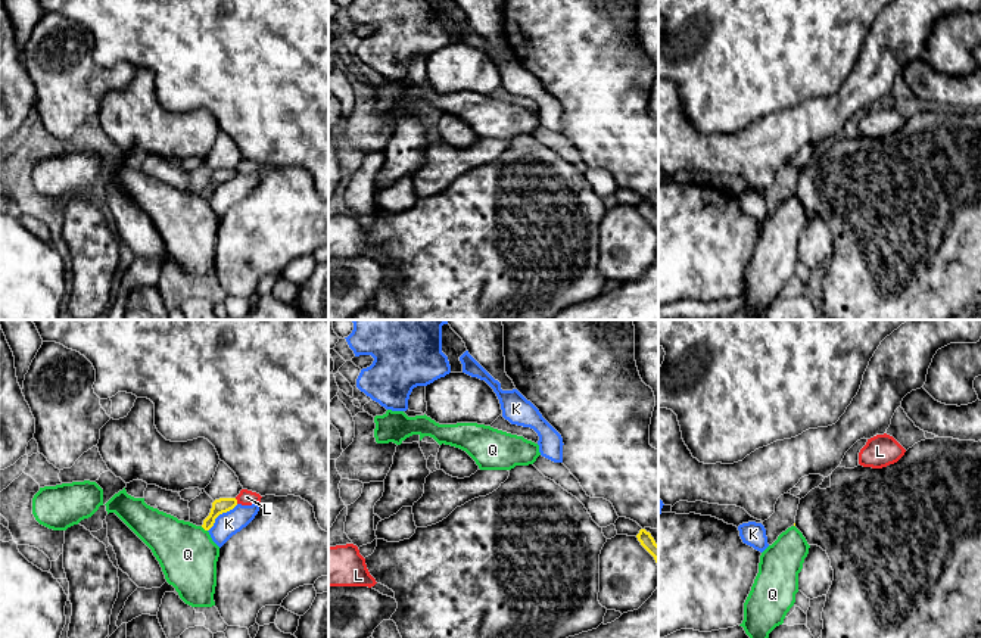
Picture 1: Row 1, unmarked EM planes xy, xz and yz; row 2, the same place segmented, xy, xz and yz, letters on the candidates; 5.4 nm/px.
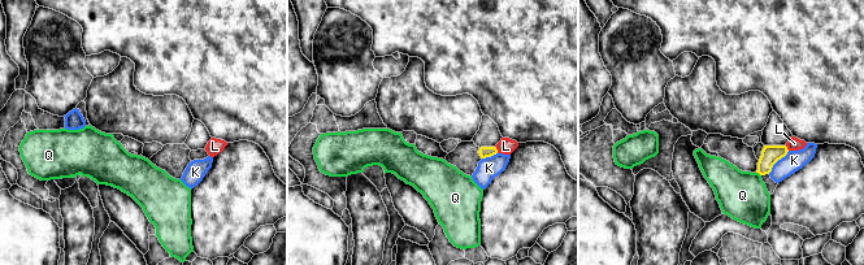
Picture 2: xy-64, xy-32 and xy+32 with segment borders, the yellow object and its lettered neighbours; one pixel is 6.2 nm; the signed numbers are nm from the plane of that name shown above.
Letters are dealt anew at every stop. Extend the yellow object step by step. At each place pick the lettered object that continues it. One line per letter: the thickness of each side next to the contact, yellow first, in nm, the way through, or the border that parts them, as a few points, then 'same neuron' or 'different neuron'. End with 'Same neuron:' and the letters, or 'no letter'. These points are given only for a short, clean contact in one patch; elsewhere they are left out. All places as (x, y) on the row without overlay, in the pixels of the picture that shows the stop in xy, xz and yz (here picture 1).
K: 80/130 nm | along xy (237, 174), (223, 181), (208, 201) | different neuron
L: 80/80 nm | along xy (234, 168), (237, 173) | different neuron
Q: 80/320 nm | along xy (201, 196), (206, 201) | different neuron
Same neuron: no letter

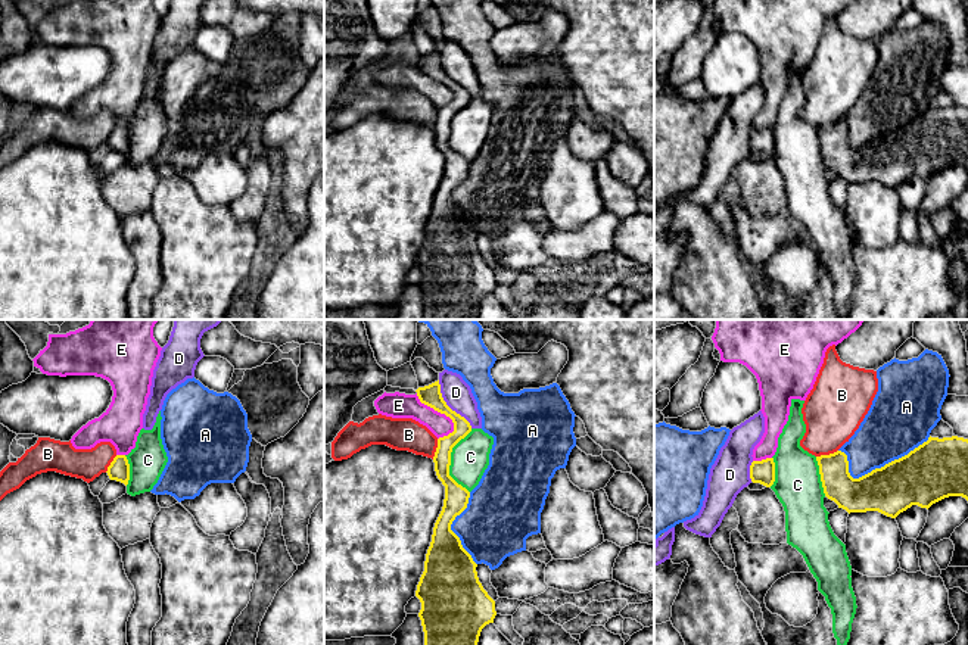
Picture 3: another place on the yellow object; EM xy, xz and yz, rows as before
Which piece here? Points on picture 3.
A: 300/320 nm | different neuron
B: 180/320 nm | along yz (837, 120), (816, 127) | different neuron
C: 130/200 nm | along xz (472, 99), (453, 118), (450, 136), (450, 145), (469, 162) | different neuron
D: 120/160 nm | along xz (438, 50), (442, 69), (472, 97) | different neuron
E: 120/140 nm | along xz (416, 64), (422, 72), (444, 83), (451, 90), (451, 103) | different neuron
Same neuron: no letter

